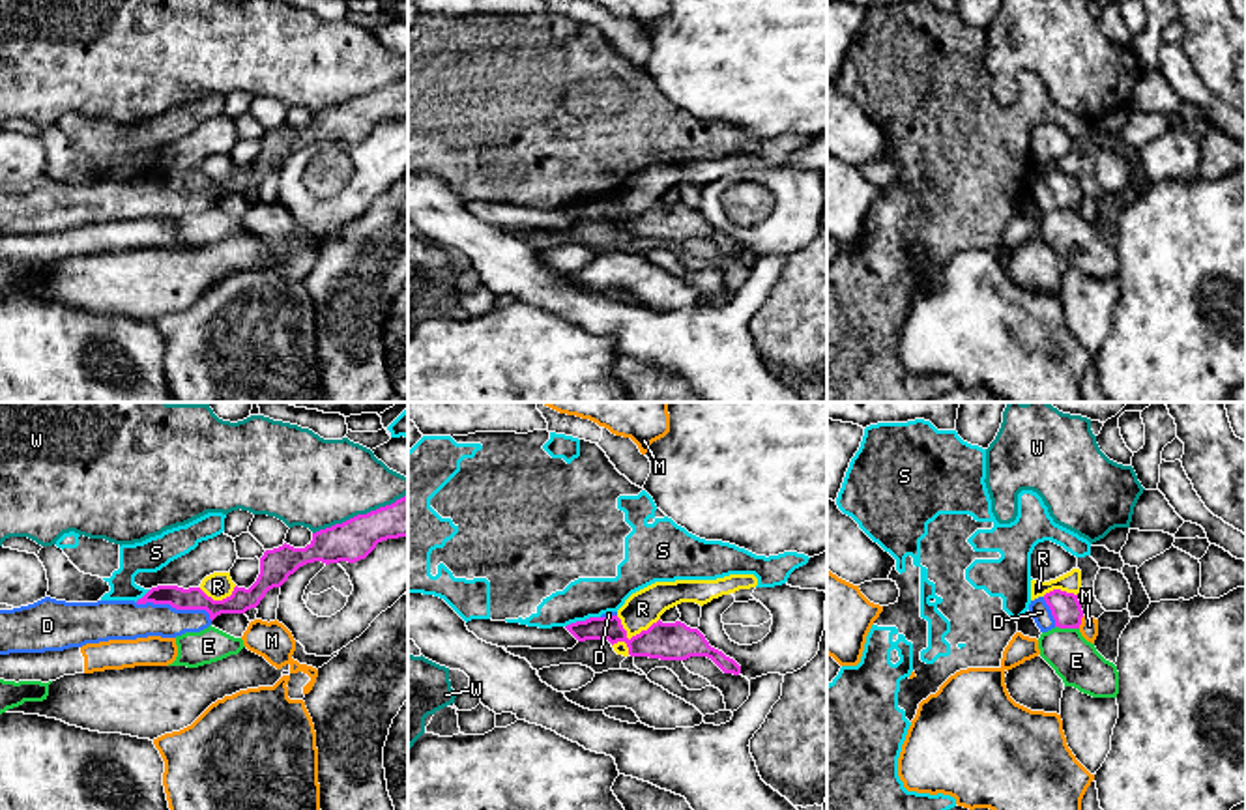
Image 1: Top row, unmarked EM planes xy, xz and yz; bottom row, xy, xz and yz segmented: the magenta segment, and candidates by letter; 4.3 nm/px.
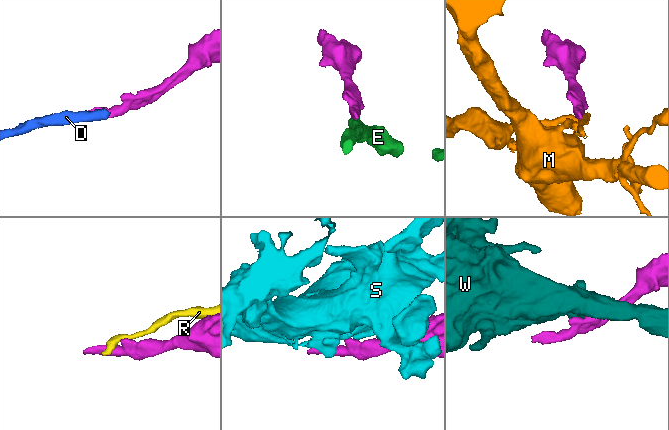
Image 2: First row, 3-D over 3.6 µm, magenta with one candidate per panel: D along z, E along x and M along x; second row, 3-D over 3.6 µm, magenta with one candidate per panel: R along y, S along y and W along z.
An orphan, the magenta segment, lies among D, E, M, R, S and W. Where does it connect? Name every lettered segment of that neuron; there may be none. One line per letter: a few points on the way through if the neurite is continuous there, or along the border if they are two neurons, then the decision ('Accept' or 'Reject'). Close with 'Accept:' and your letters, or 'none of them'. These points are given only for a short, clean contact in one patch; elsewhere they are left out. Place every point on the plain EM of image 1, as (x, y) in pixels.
D: Path across: xy (182, 180), (174, 188), (141, 201), (118, 201). Accept
E: Boundary: yz (1056, 206), (1078, 210). Reject
M: Reject
R: Boundary: xz (616, 197), (629, 219), (646, 212), (659, 199). Reject
S: Reject
W: Reject
Accept: D

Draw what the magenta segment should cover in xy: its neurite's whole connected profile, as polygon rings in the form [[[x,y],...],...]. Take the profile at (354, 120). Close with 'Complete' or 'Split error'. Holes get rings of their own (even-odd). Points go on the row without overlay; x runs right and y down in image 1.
[[[408,75],[391,86],[312,114],[305,129],[283,125],[260,138],[256,163],[213,181],[200,168],[157,166],[135,181],[65,183],[45,178],[0,191],[0,236],[45,234],[109,221],[176,219],[200,213],[221,195],[245,195],[299,148],[365,140],[378,123],[408,118]]]. Split error

